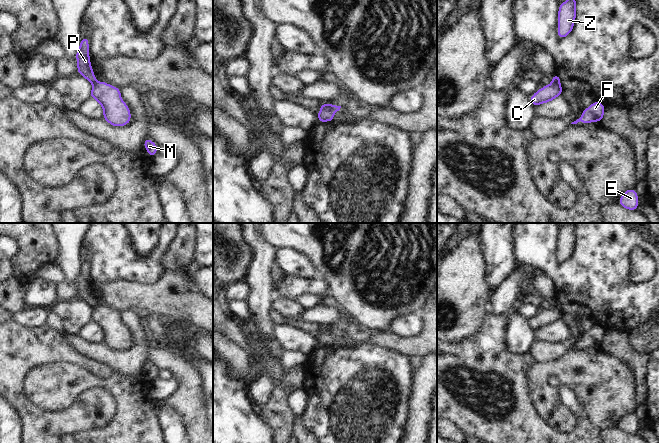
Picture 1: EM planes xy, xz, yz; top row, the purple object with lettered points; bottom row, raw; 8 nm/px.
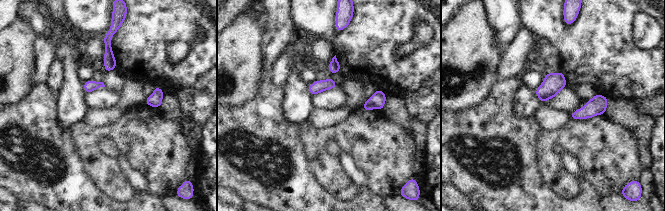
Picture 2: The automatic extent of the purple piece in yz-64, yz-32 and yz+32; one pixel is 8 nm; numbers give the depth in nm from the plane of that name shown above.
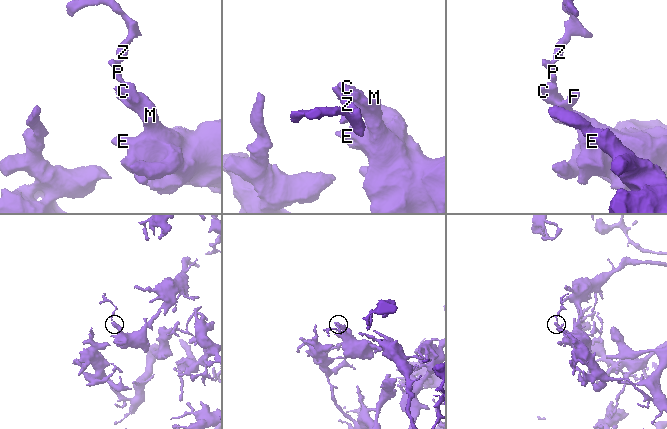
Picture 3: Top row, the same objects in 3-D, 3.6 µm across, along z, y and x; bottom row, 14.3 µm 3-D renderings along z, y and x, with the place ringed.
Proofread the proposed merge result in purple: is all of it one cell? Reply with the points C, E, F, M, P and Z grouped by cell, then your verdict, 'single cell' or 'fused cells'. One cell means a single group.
C E F M / P Z | fused cells

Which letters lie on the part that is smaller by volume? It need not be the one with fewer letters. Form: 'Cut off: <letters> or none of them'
Cut off: P, Z

